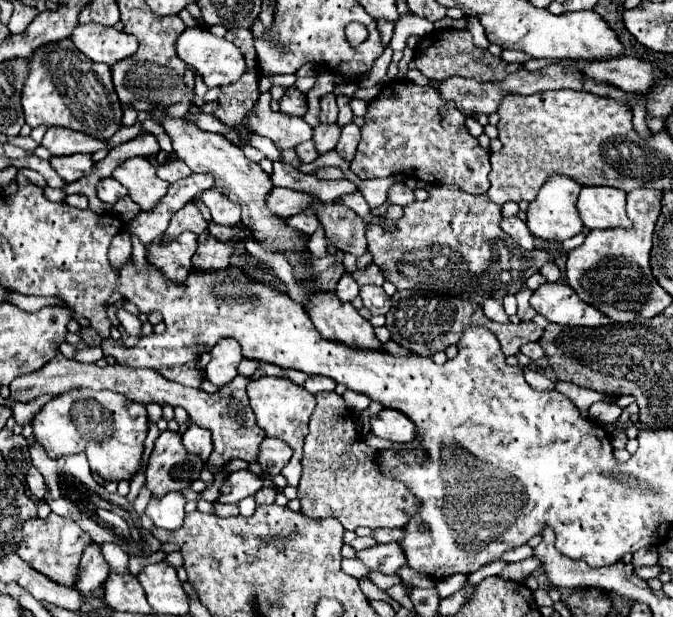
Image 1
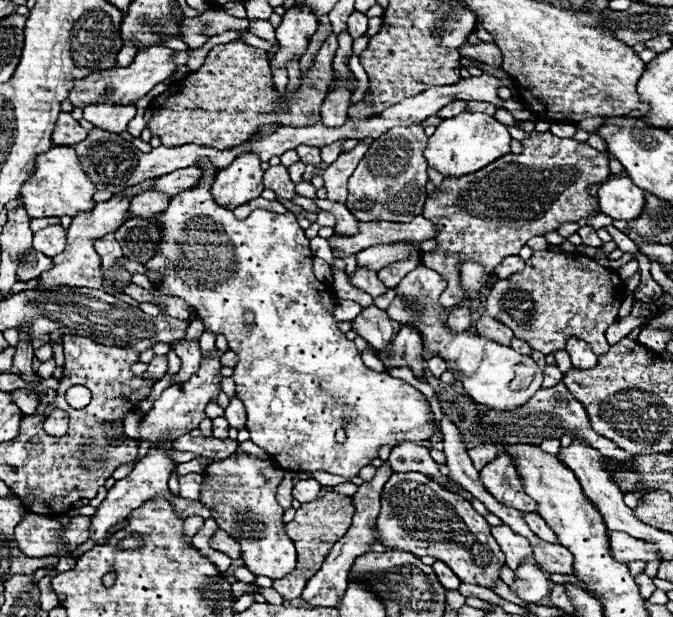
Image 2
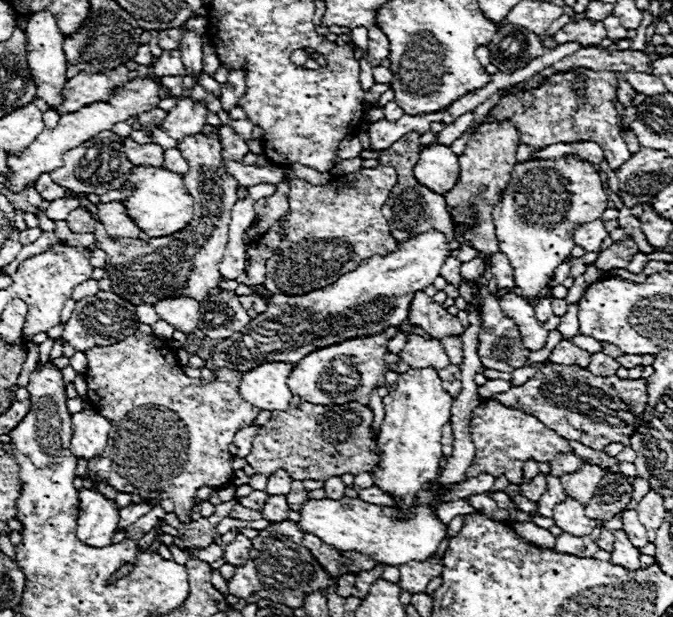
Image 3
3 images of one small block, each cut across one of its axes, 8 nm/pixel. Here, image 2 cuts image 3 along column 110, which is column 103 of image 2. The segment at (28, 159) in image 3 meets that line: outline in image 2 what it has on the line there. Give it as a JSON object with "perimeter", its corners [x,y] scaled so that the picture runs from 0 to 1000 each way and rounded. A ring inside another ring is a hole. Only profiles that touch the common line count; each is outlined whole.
{"perimeter":[[[149,162],[125,175],[125,191],[143,207],[166,211],[178,217],[187,211],[190,198],[202,188],[202,169],[163,169],[163,162]]]}

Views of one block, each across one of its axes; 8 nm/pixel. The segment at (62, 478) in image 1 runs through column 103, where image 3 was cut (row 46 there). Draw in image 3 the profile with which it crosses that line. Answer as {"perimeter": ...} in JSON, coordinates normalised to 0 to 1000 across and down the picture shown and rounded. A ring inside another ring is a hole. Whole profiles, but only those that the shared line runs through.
{"perimeter":[[[761,39],[746,42],[722,75],[728,81],[728,100],[746,117],[764,117],[808,84],[808,75],[793,52]]]}

